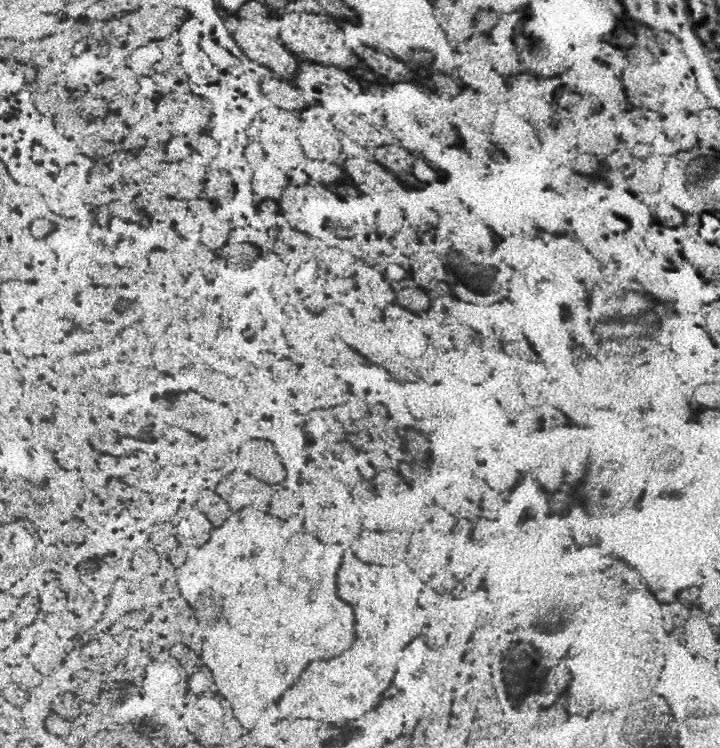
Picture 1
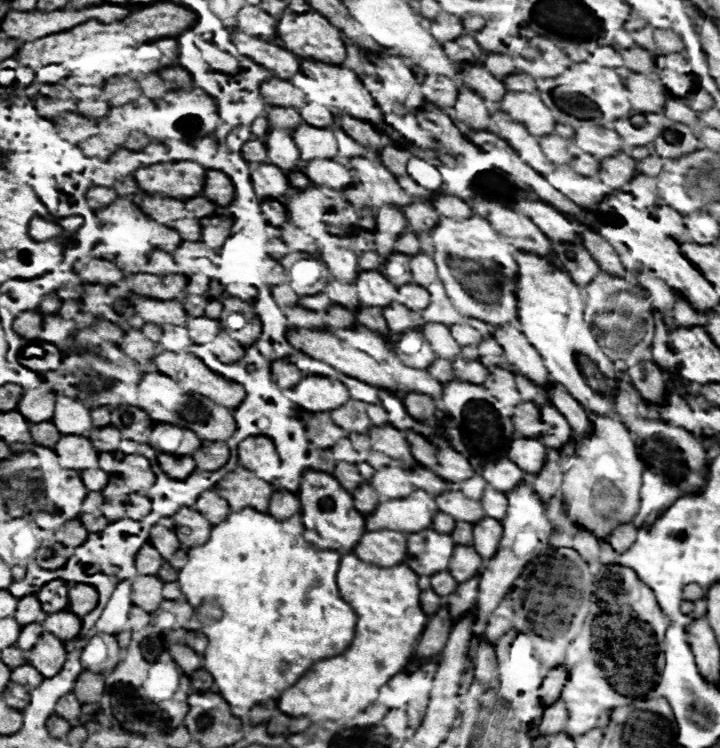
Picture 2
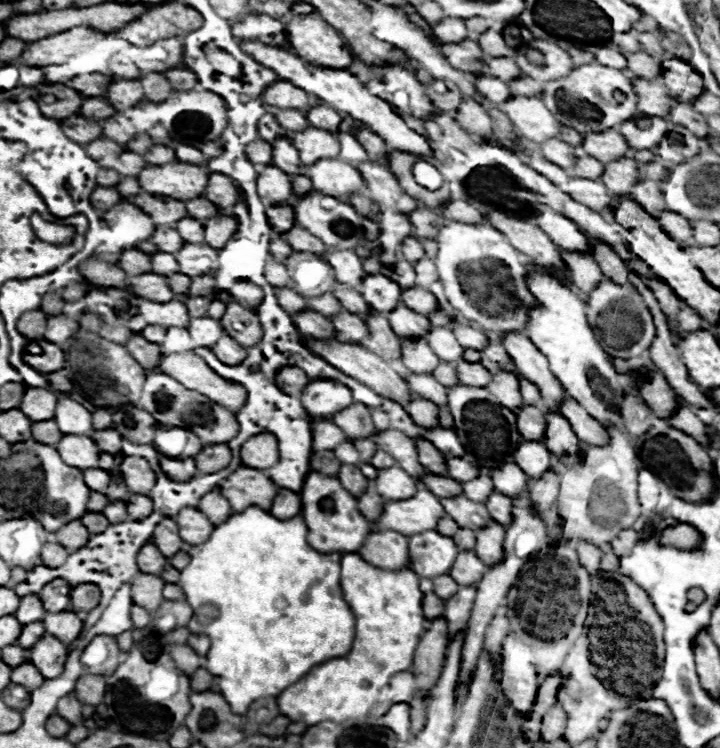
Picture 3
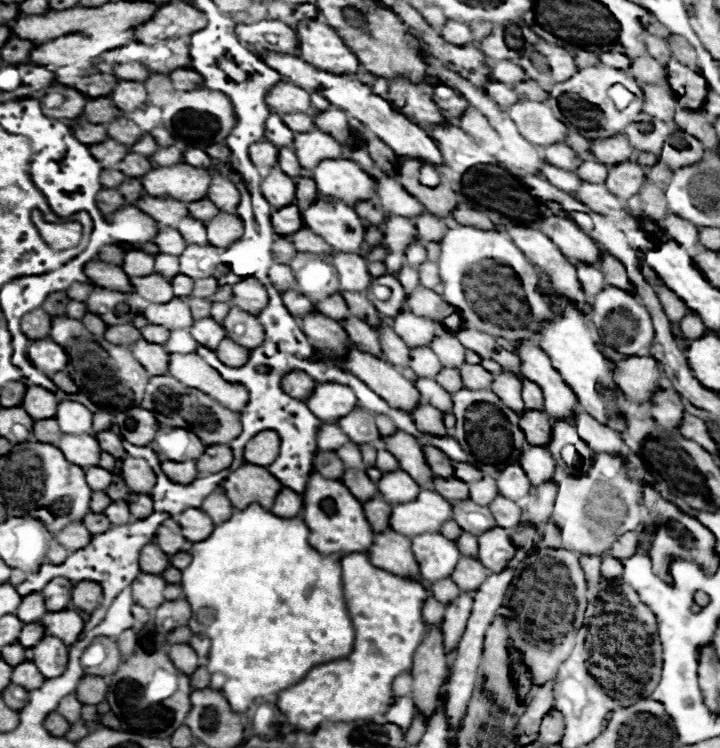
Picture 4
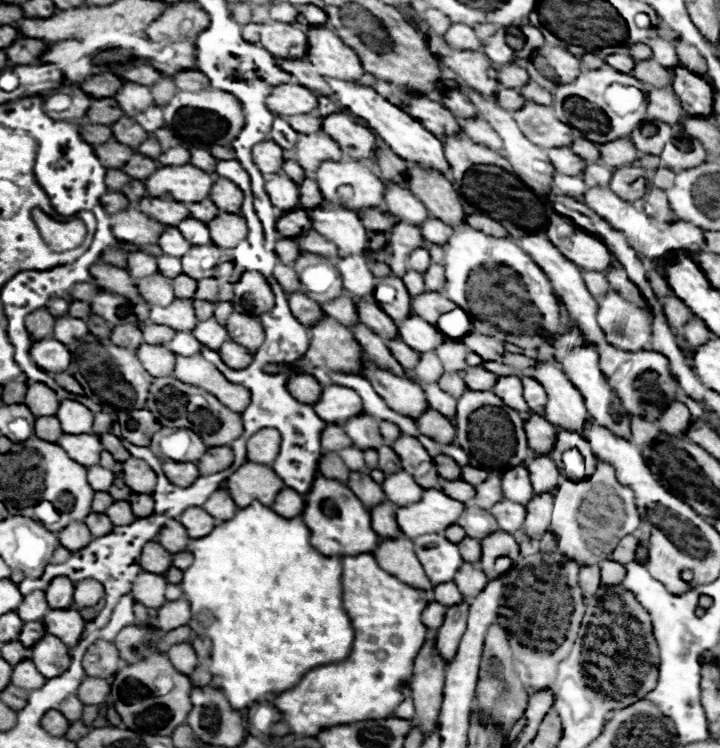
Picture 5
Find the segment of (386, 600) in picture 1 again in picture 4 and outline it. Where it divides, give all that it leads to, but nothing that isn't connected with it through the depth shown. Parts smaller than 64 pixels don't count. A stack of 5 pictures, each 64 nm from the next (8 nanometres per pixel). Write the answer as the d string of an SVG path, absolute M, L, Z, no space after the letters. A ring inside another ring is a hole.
M352 552L352 554L342 556L342 586L344 586L346 606L352 616L354 628L356 628L356 640L354 640L352 654L344 660L332 660L332 662L314 666L304 680L300 680L292 688L286 688L284 692L278 694L276 706L286 716L288 724L292 724L304 732L312 732L326 720L350 722L350 720L362 720L362 718L370 718L374 714L386 712L390 708L390 704L394 702L390 696L392 680L402 672L410 672L410 668L412 668L410 666L410 650L414 654L416 646L420 646L420 640L426 634L422 606L424 606L424 600L428 598L428 592L422 588L420 582L380 570L380 568L372 566L364 554Z

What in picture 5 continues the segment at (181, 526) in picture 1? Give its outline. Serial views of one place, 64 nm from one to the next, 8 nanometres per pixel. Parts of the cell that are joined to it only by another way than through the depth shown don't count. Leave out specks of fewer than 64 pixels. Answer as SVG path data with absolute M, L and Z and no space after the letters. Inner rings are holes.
M192 506L188 510L184 510L178 518L178 522L186 528L190 538L204 538L206 534L210 534L216 526L216 520L202 508Z

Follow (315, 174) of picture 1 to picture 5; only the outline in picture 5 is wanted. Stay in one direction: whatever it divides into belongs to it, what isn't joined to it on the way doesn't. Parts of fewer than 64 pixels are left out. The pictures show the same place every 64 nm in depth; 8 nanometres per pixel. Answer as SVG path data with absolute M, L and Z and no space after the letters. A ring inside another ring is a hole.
M326 160L316 170L316 182L326 200L340 202L344 206L352 204L352 210L378 208L378 204L382 204L384 182L374 176L362 162ZM342 186L352 186L352 198L338 194Z

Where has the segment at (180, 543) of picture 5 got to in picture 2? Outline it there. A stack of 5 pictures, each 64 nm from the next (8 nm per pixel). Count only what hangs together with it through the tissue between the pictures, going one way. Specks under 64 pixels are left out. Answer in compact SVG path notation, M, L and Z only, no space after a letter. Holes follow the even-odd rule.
M156 524L152 530L150 530L150 544L164 556L164 558L170 558L178 548L180 548L180 540L176 536L176 532L172 528L166 528L166 526L160 526Z

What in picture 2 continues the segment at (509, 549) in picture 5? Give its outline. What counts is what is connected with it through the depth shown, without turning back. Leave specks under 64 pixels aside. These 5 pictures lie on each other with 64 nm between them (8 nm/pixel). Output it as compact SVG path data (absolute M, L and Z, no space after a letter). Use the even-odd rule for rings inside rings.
M484 516L474 524L474 546L484 560L488 560L496 552L500 534L502 534L502 528L494 518Z

